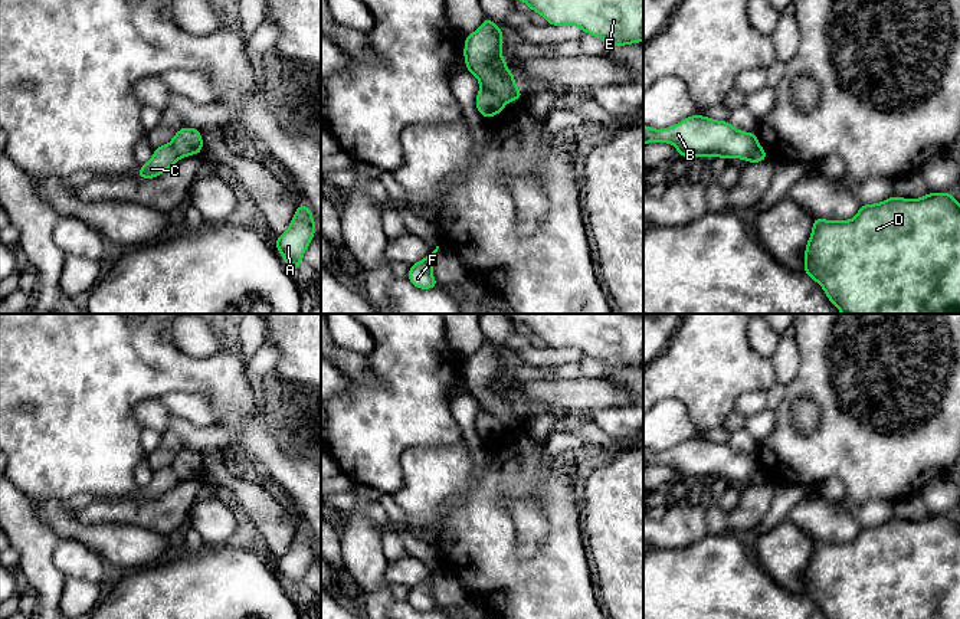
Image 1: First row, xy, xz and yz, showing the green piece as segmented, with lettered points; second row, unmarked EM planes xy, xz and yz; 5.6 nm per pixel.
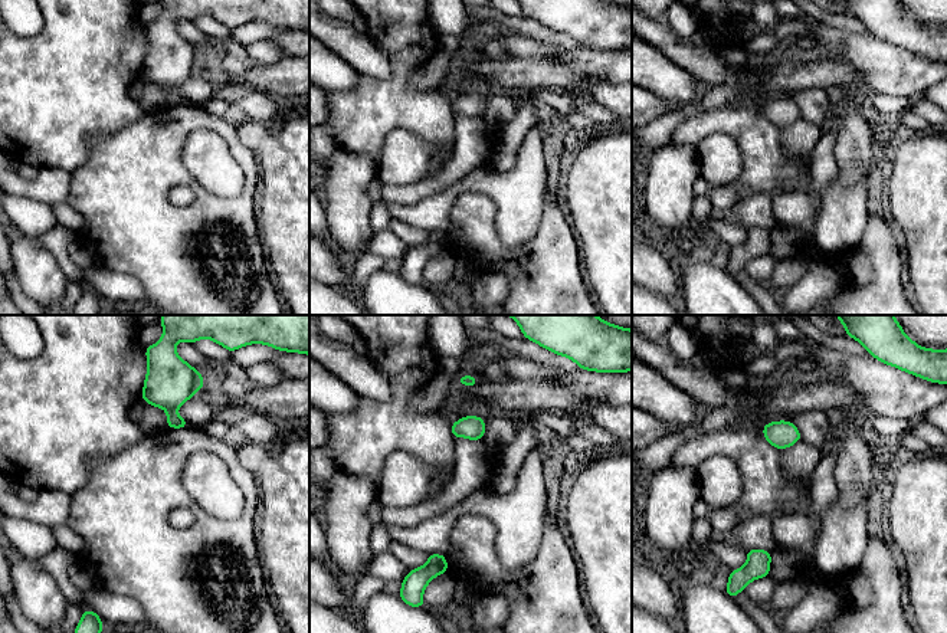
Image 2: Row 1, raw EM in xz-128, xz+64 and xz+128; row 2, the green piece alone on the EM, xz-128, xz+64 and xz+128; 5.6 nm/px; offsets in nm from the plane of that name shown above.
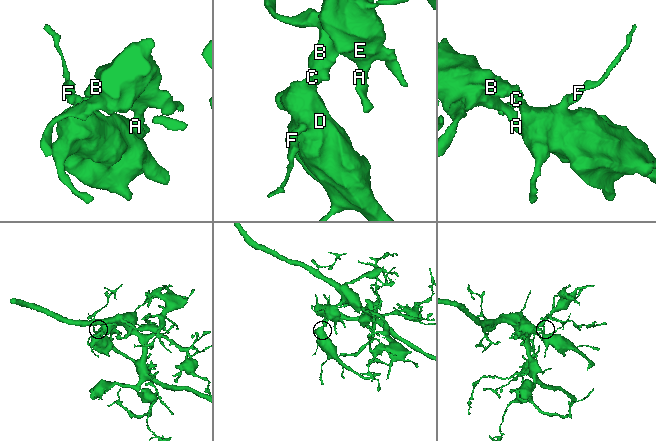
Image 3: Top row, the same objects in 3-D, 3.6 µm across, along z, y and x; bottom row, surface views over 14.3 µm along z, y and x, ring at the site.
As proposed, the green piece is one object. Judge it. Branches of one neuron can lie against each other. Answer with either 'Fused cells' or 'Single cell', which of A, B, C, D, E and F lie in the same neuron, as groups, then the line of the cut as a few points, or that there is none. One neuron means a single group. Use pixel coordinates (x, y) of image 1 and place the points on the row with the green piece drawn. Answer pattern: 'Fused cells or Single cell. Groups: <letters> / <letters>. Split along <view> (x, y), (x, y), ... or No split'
Fused cells. Groups: A B E / C D F. Split along xz (481, 87), (491, 91), (504, 104)

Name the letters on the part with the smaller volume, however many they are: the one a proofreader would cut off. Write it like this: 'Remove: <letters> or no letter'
Remove: C, D, F

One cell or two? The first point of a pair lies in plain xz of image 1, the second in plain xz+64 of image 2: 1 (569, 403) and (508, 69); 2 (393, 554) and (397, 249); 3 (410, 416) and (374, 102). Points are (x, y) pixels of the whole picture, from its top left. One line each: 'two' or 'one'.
1: one
2: two
3: one

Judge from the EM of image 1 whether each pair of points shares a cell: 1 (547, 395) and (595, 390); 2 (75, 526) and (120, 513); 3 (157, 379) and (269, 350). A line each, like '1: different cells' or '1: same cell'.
1: same cell
2: different cells
3: different cells

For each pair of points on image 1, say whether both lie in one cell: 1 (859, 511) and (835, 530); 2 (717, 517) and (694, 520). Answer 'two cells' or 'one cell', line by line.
1: two cells
2: two cells

